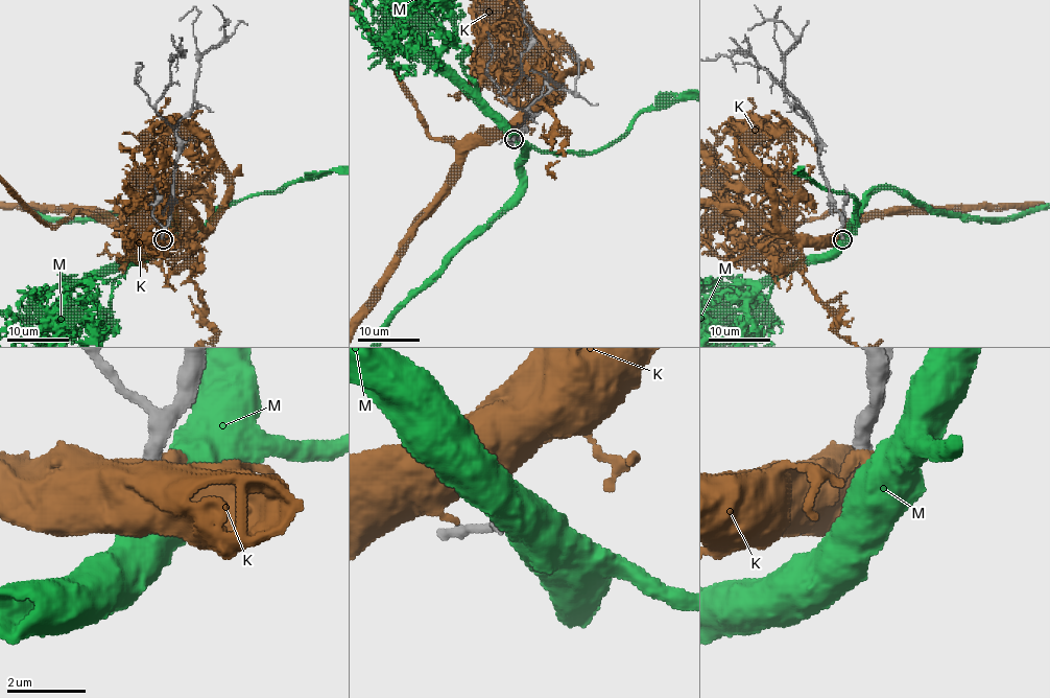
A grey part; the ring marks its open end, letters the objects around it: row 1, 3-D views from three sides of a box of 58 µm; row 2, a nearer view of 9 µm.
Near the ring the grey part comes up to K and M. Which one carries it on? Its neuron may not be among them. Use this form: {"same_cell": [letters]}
{"same_cell": []}

